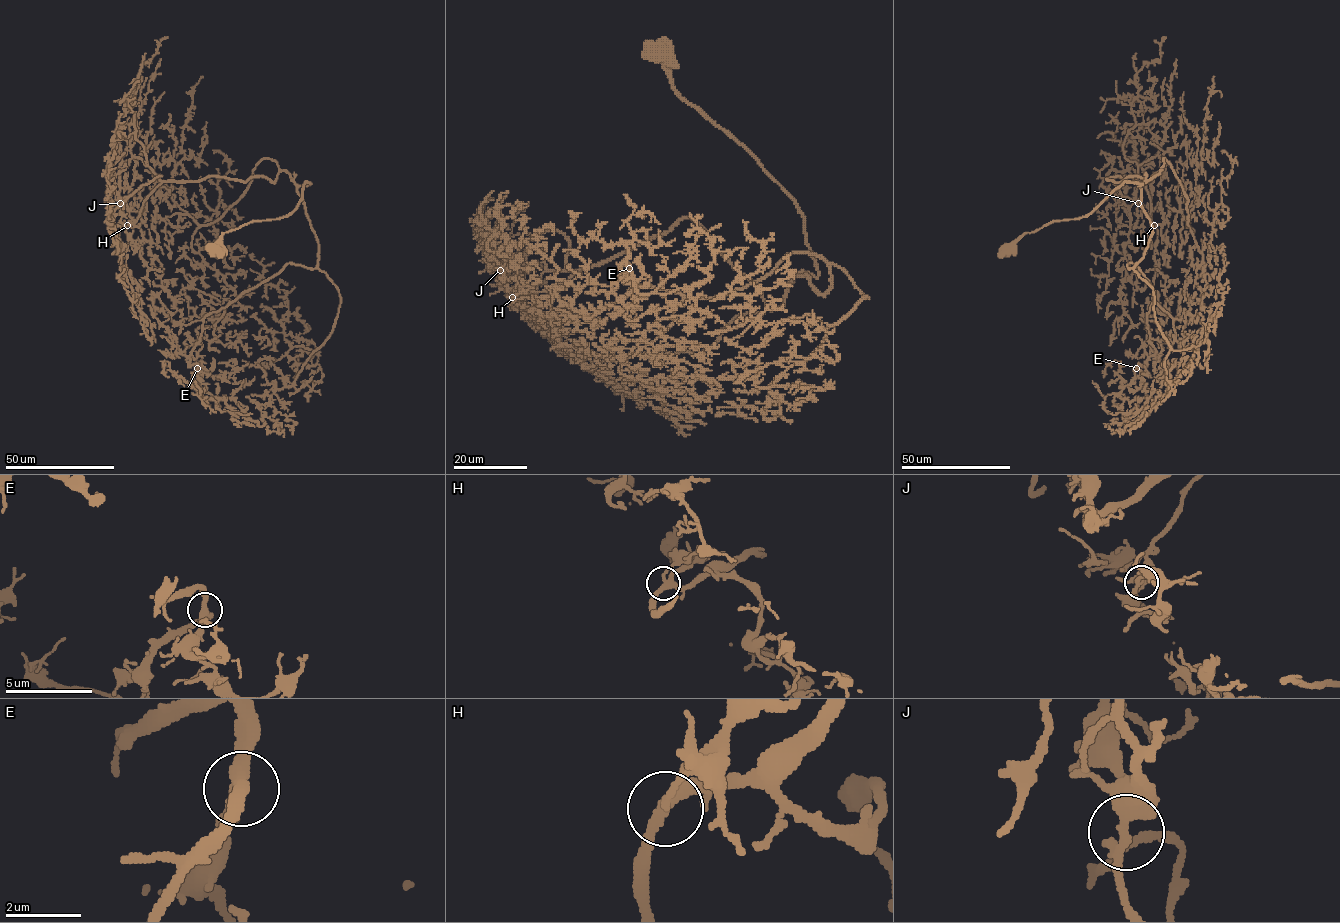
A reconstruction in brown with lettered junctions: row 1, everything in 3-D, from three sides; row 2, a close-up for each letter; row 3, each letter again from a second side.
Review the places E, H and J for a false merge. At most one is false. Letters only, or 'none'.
none

